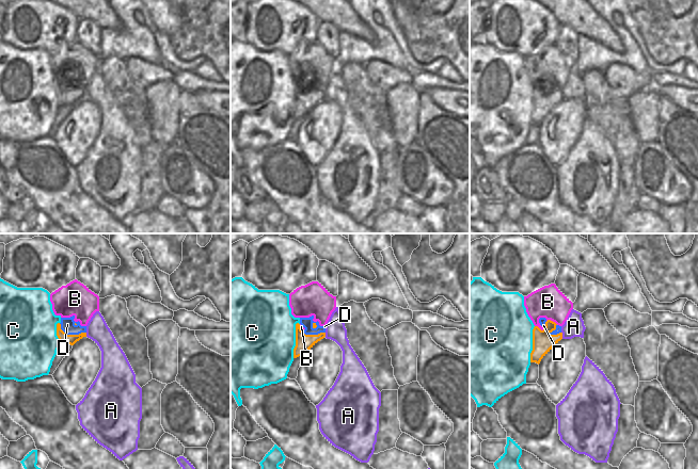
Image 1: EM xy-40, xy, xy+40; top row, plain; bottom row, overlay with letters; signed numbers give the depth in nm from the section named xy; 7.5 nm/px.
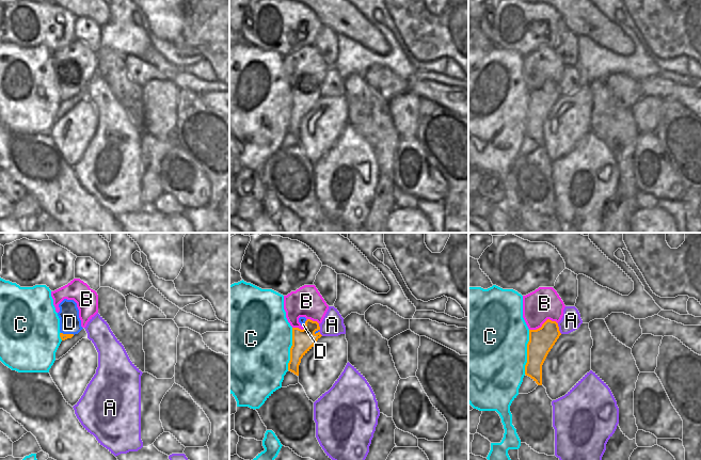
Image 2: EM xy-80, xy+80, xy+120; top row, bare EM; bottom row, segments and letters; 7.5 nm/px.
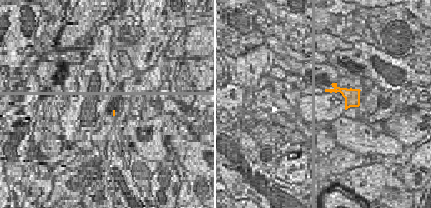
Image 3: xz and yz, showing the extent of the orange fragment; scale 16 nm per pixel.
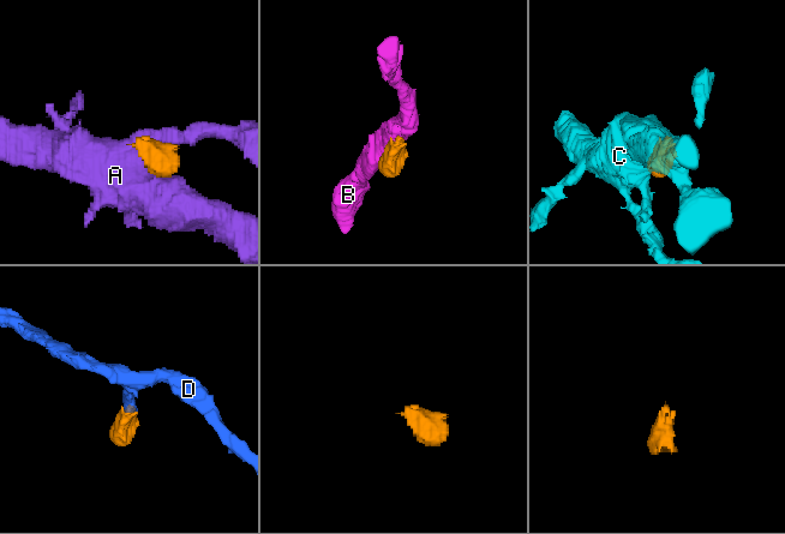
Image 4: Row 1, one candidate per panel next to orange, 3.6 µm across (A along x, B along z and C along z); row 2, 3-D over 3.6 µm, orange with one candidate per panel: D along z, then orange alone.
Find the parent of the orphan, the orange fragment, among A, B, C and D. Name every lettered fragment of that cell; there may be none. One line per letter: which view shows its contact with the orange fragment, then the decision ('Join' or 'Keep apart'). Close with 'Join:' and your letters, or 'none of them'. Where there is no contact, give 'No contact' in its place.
A: Touches orange in xy+40. Keep apart
B: Touches orange in xy+40. Keep apart
C: Touches orange in xy. Keep apart
D: Touches orange in xy-40. Join
Join: D.

